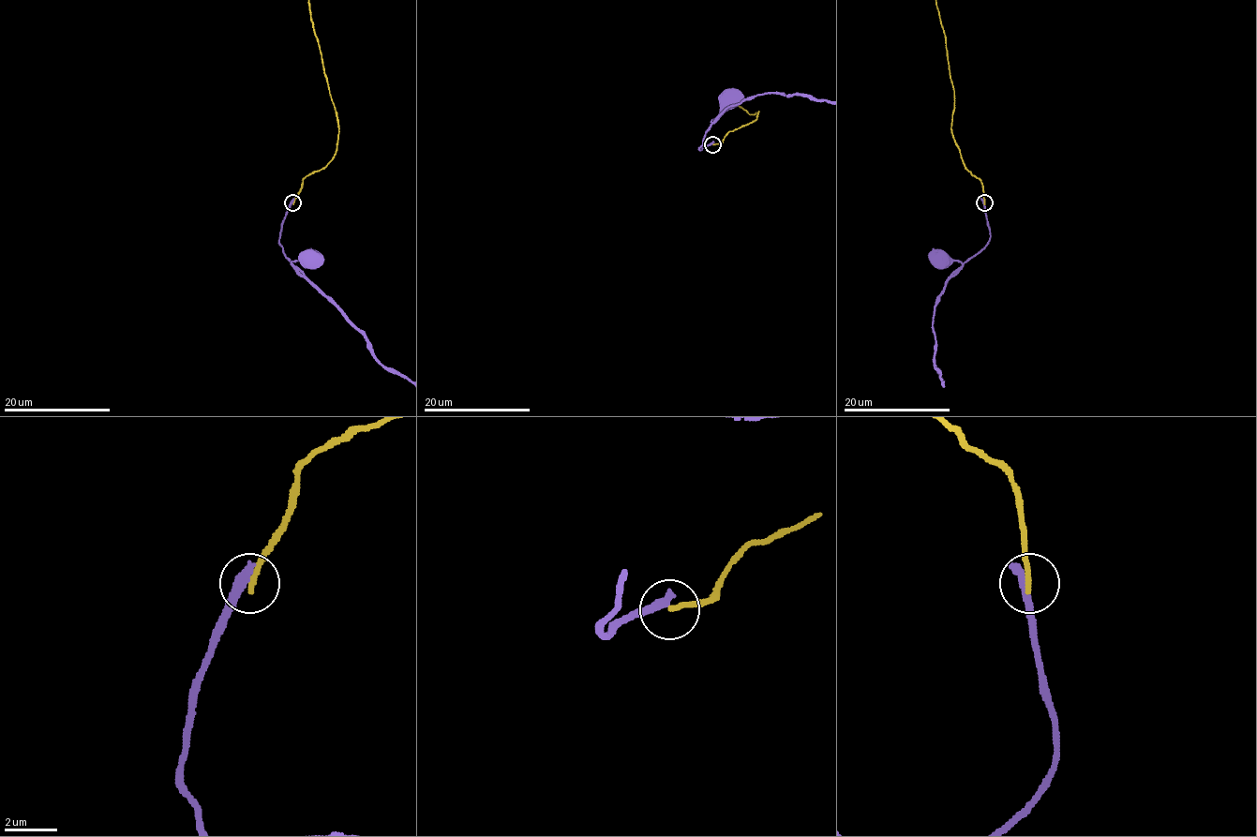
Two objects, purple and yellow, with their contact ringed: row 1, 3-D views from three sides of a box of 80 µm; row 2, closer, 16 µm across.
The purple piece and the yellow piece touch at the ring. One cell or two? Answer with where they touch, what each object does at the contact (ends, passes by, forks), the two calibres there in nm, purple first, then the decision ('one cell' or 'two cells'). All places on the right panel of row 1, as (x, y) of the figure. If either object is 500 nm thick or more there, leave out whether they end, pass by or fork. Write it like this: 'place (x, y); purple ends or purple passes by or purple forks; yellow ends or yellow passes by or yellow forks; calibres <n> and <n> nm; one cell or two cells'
place (984, 202); purple ends; yellow ends; calibres 460 and 220 nm; two cells

